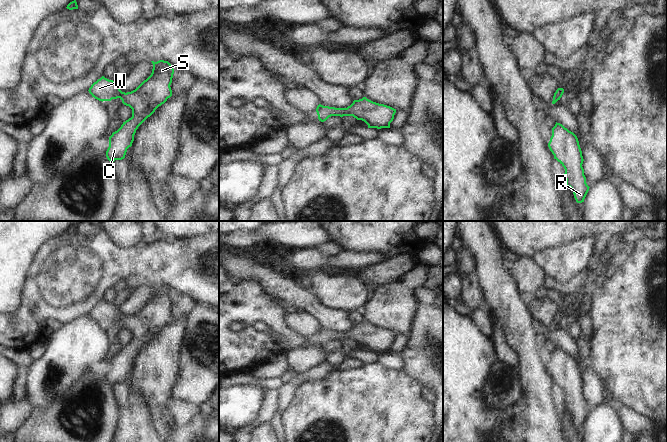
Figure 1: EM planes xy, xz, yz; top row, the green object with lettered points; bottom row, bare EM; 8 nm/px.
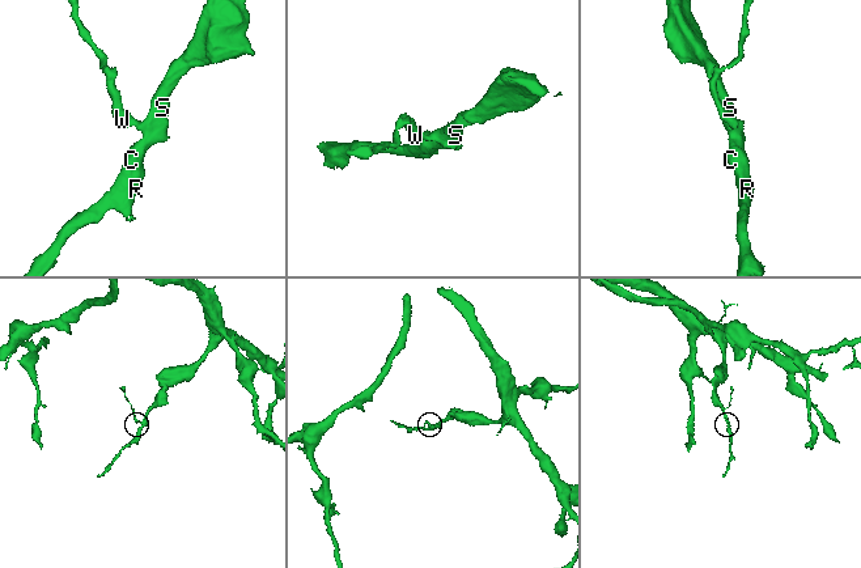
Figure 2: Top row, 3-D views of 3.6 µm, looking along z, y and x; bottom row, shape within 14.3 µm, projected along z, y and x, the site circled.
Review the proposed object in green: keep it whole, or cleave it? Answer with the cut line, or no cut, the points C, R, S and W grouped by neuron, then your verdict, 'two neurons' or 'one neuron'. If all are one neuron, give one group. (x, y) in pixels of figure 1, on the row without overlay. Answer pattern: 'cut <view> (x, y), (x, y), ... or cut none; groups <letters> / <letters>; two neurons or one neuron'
cut none; groups C R S W; one neuron

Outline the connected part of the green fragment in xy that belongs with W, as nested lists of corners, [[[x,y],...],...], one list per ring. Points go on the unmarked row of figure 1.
[[[164,284],[151,286],[153,288],[151,299],[131,316],[122,316],[113,304],[104,300],[94,306],[88,314],[92,321],[99,325],[120,322],[124,329],[132,333],[132,341],[123,346],[109,361],[106,381],[111,386],[125,382],[138,351],[172,320],[170,309],[174,293],[171,288]]]

